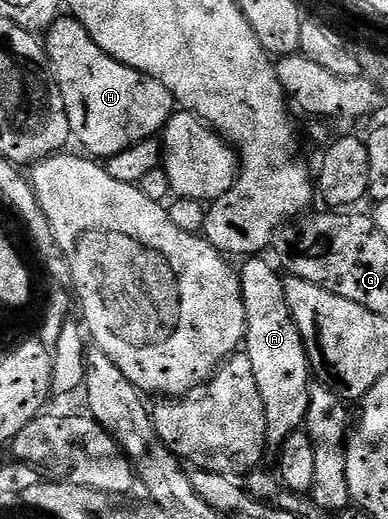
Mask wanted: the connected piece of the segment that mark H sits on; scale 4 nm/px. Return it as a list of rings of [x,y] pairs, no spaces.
[[[56,17],[51,28],[46,30],[45,48],[47,58],[51,60],[51,70],[55,73],[55,82],[61,87],[61,95],[65,99],[72,138],[76,142],[79,140],[92,158],[106,159],[145,139],[155,137],[171,118],[171,114],[176,112],[175,96],[161,82],[144,73],[138,73],[133,67],[122,65],[117,59],[101,51],[101,47],[93,43],[89,31],[85,31],[85,27],[76,17]]]

